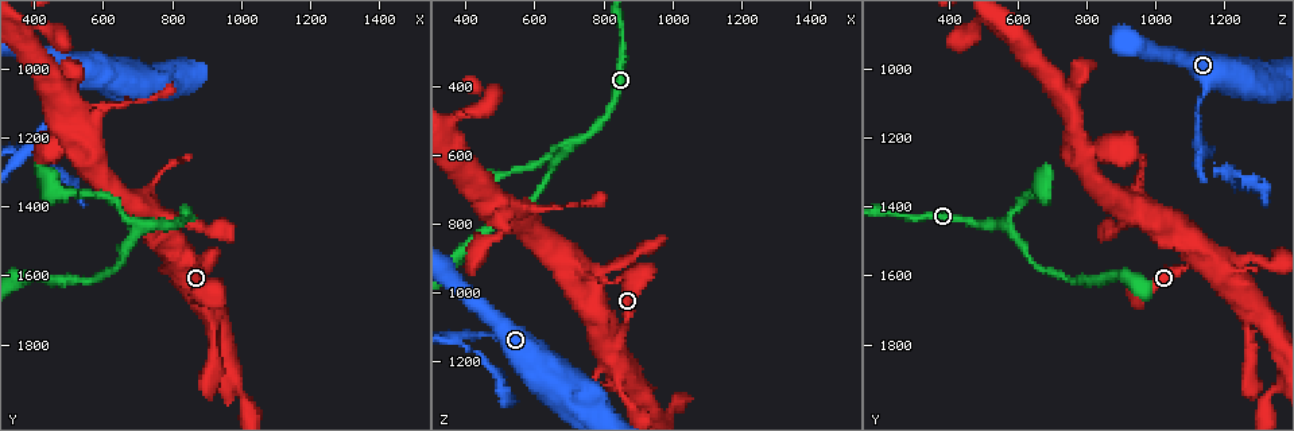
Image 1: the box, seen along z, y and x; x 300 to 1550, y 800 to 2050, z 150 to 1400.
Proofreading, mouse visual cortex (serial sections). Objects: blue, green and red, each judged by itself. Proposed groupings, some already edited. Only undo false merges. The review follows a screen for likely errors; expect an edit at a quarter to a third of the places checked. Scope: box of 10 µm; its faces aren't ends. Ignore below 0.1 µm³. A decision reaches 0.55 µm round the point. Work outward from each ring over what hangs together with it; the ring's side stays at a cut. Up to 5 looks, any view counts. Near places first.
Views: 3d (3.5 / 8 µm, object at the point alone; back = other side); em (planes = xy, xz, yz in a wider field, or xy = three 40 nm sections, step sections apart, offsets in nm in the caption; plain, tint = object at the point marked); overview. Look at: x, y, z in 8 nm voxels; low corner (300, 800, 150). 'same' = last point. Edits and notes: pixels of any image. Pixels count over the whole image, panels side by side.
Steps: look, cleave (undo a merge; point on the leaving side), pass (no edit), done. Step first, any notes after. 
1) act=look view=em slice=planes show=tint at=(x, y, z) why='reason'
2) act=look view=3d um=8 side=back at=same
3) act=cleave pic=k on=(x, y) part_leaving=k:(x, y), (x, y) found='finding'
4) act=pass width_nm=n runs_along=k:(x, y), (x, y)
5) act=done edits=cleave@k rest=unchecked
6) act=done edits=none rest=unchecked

act=look view=3d um=3.5 at=(730, 1460, 560) why='a fork'

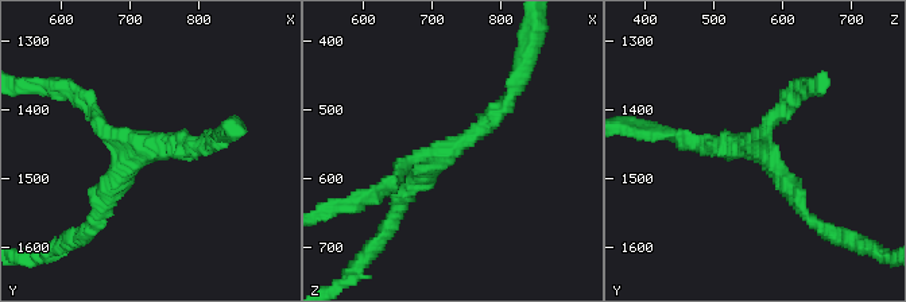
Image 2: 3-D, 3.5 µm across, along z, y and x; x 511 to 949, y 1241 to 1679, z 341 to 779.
act=look view=em slice=planes show=tint at=(725, 1455, 560)

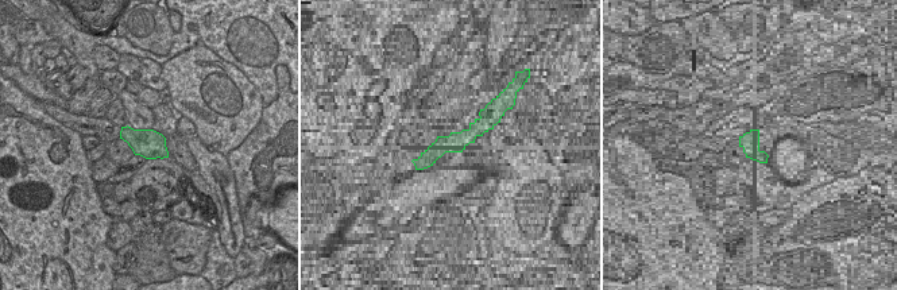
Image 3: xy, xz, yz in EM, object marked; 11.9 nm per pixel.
act=pass arm_widths_nm=150,200,250 runs_along=2:(514, 91), (402, 197) found='continuous, no second cell'

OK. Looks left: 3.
act=look view=em slice=xy step=5 show=tint at=(390, 1230, 1130) why='abrupt turn'

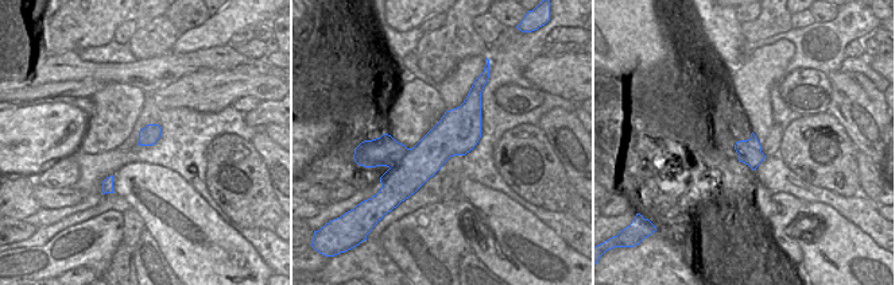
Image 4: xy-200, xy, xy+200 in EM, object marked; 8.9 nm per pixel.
act=look view=3d um=3.5 at=same why='see where the arms go'

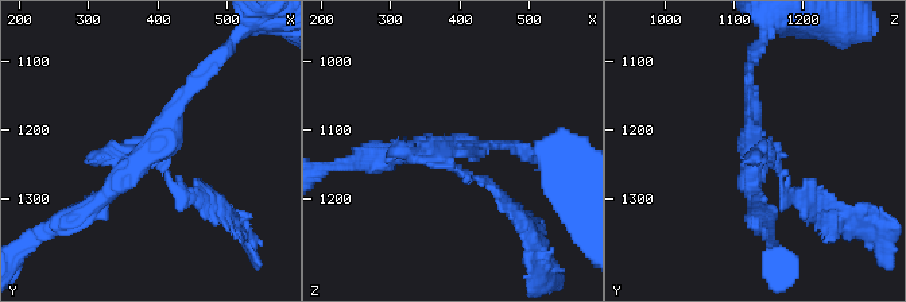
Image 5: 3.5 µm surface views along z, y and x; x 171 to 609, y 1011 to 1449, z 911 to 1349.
act=pass runs_along=5:(750, 84), (750, 146), (805, 192) found='all the same cell'

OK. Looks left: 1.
act=done edits=none rest=unchecked

